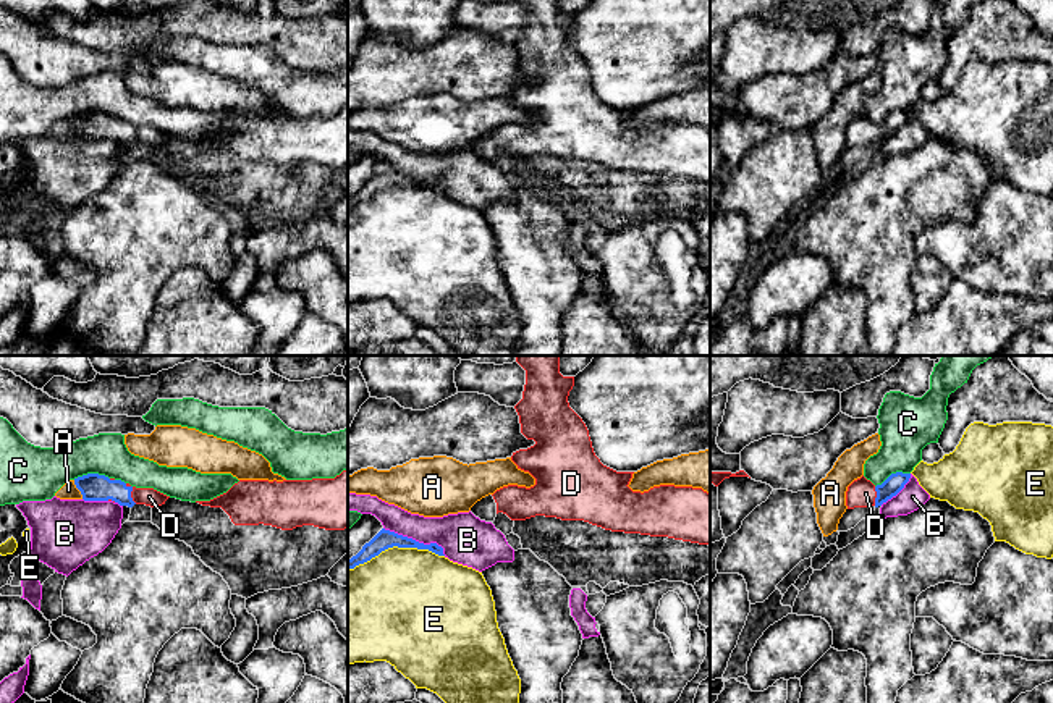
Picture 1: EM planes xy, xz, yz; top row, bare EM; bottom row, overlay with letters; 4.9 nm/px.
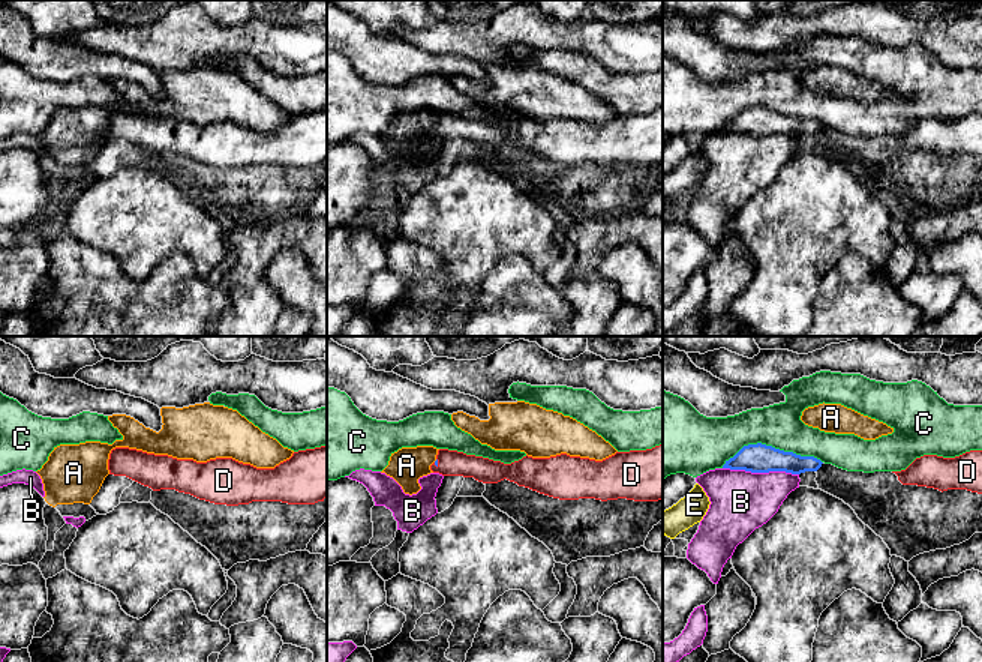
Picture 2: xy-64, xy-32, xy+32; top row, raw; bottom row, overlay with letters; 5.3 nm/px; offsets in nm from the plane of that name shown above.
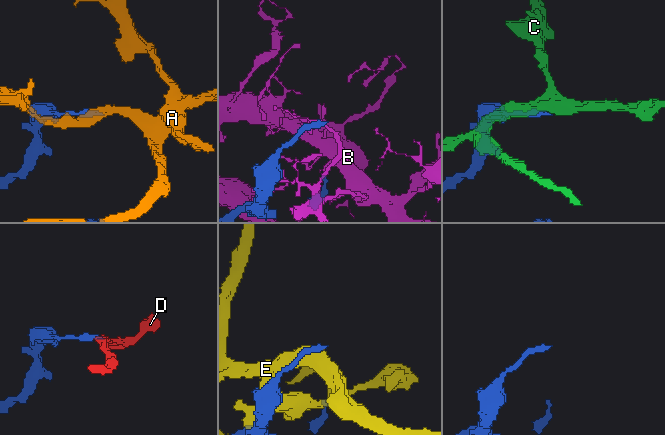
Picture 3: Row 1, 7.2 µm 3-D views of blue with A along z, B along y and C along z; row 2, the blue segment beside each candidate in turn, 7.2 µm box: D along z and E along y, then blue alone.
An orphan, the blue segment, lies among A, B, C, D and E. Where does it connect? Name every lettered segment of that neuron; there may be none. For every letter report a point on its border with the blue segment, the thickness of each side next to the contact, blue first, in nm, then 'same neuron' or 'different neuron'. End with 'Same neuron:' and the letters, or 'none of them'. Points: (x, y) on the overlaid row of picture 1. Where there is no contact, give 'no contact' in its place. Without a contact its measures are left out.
A: contact xy (78, 488); calibres 140 and 80 nm; different neuron
B: contact xz (414, 540); calibres 90 and 240 nm; different neuron
C: contact xy (91, 474); calibres 140 and 240 nm; different neuron
D: contact xy (130, 493); calibres 140 and 90 nm; same neuron
E: contact xz (395, 545); calibres 90 and 460 nm; different neuron
Same neuron: D

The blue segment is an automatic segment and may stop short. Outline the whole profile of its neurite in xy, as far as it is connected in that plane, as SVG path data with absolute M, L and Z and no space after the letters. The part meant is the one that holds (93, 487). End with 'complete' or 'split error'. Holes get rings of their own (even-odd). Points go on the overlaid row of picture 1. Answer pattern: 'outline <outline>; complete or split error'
outline M99 474L78 477L74 478L74 485L81 491L84 501L113 501L128 507L134 504L159 507L170 498L154 488L136 488L121 480Z; split error

